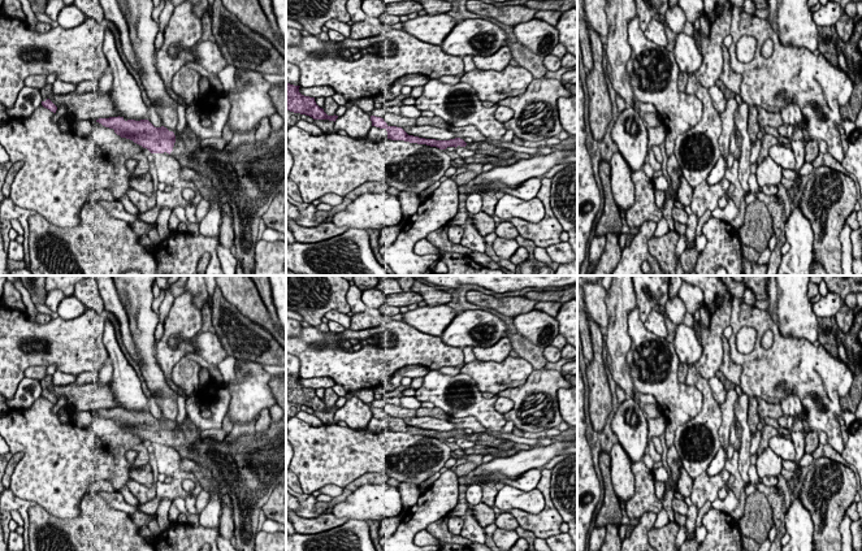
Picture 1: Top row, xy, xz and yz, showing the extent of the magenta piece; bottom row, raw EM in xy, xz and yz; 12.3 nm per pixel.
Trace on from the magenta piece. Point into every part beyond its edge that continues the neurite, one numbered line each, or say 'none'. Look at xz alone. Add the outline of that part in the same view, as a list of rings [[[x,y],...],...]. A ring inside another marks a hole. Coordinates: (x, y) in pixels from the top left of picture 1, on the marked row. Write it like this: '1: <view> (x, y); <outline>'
1: xz (479, 147); [[[473,140],[472,143],[467,143],[465,148],[472,149],[477,155],[489,155],[503,160],[514,159],[512,149],[501,146],[494,146],[488,140],[486,142]]]

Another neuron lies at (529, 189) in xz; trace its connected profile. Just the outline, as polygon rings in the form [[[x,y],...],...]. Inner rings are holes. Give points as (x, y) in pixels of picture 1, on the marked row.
[[[530,178],[523,183],[520,183],[516,188],[510,188],[504,186],[501,181],[494,182],[484,182],[480,185],[473,185],[471,188],[471,194],[477,194],[478,191],[490,191],[490,192],[504,192],[514,195],[523,200],[530,200],[537,196],[538,191],[541,188],[541,178]]]

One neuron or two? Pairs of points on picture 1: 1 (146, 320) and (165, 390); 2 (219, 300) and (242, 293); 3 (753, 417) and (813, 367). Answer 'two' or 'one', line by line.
1: one
2: two
3: two

